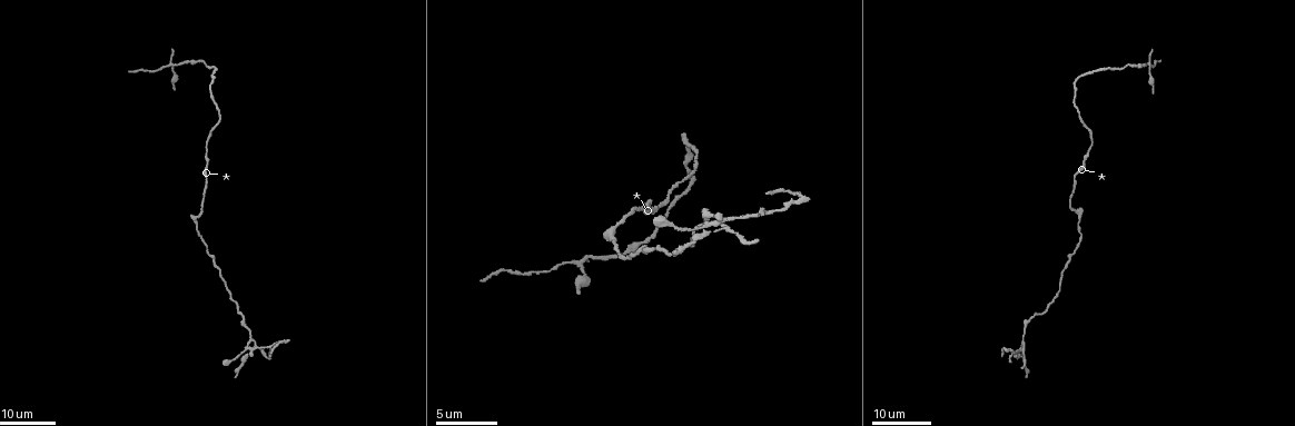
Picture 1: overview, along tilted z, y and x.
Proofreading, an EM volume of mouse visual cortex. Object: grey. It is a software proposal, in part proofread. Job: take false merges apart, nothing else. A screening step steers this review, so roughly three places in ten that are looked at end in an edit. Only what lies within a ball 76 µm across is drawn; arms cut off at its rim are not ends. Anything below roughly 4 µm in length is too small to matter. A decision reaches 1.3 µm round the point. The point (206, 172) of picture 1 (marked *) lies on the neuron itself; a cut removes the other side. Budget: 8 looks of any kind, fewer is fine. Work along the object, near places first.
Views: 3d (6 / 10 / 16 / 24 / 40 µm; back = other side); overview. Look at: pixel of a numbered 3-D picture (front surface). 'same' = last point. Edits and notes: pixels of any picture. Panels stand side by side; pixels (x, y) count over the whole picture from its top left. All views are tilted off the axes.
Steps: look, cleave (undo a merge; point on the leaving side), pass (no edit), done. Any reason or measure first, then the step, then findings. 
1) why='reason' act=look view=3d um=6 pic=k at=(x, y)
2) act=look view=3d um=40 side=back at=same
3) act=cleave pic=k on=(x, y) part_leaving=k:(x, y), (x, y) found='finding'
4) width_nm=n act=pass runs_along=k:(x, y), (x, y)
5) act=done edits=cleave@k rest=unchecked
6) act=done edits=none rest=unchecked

why='sudden change in width' act=look view=3d um=24 pic=1 at=(623, 218)

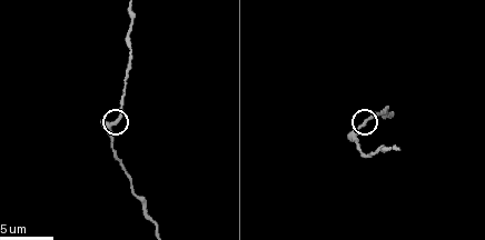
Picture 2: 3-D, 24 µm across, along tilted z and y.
why='zoom in' act=look view=3d um=10 pic=2 at=(365, 124)

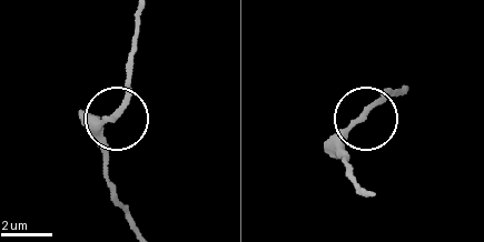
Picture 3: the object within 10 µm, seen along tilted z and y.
act=pass runs_along=3:(140, 16), (127, 99), (119, 116), (100, 128), (99, 151) found='continuous, no second neuron'

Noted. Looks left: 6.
act=look view=3d um=24 pic=1 at=(1057, 290)

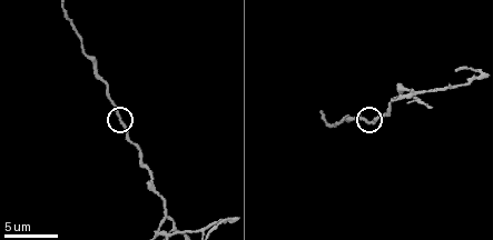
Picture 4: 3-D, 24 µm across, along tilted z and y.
act=look view=3d um=6 pic=4 at=(122, 122)

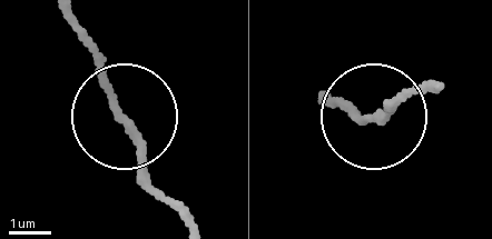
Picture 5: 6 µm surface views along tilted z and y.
act=pass runs_along=5:(321, 103), (368, 123), (413, 88) found='one neuron here'

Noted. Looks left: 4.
why='four or more arms meet' act=look view=3d um=10 pic=4 at=(405, 96)

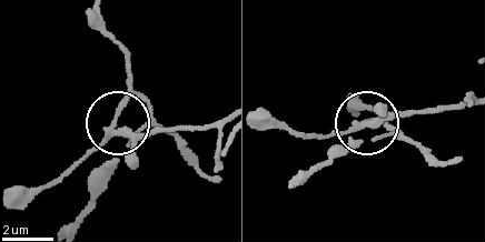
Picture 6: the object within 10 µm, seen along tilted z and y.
act=look view=3d um=10 side=back pic=6 at=(114, 116)

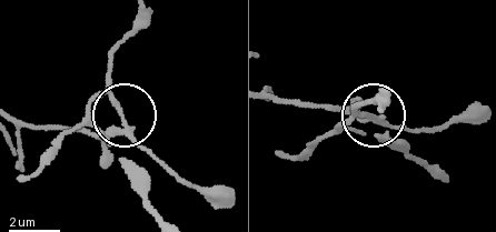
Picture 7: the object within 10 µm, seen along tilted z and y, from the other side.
act=cleave pic=7 on=(364, 119) found='two neurons meet here'

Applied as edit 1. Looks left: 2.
why='four-way junction' act=look view=3d um=24 pic=1 at=(1148, 67)

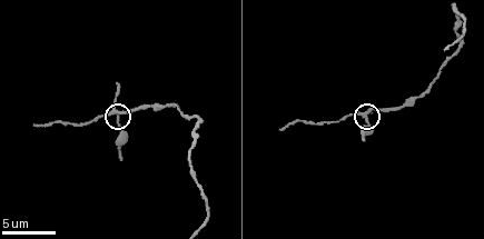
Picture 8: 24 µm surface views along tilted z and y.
why='zoom in' act=look view=3d um=6 pic=8 at=(367, 118)

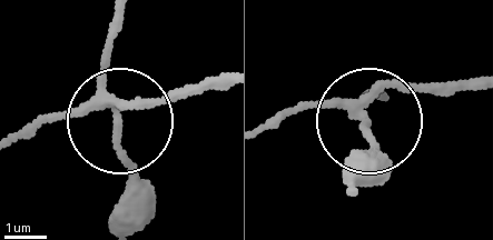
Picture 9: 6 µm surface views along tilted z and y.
act=cleave pic=9 on=(109, 34) part_leaving=9:(106, 103), (128, 178), (128, 227) found='two neurons meet here'

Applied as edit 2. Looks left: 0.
act=done edits=cleave@7,cleave@9 rest=unchecked

